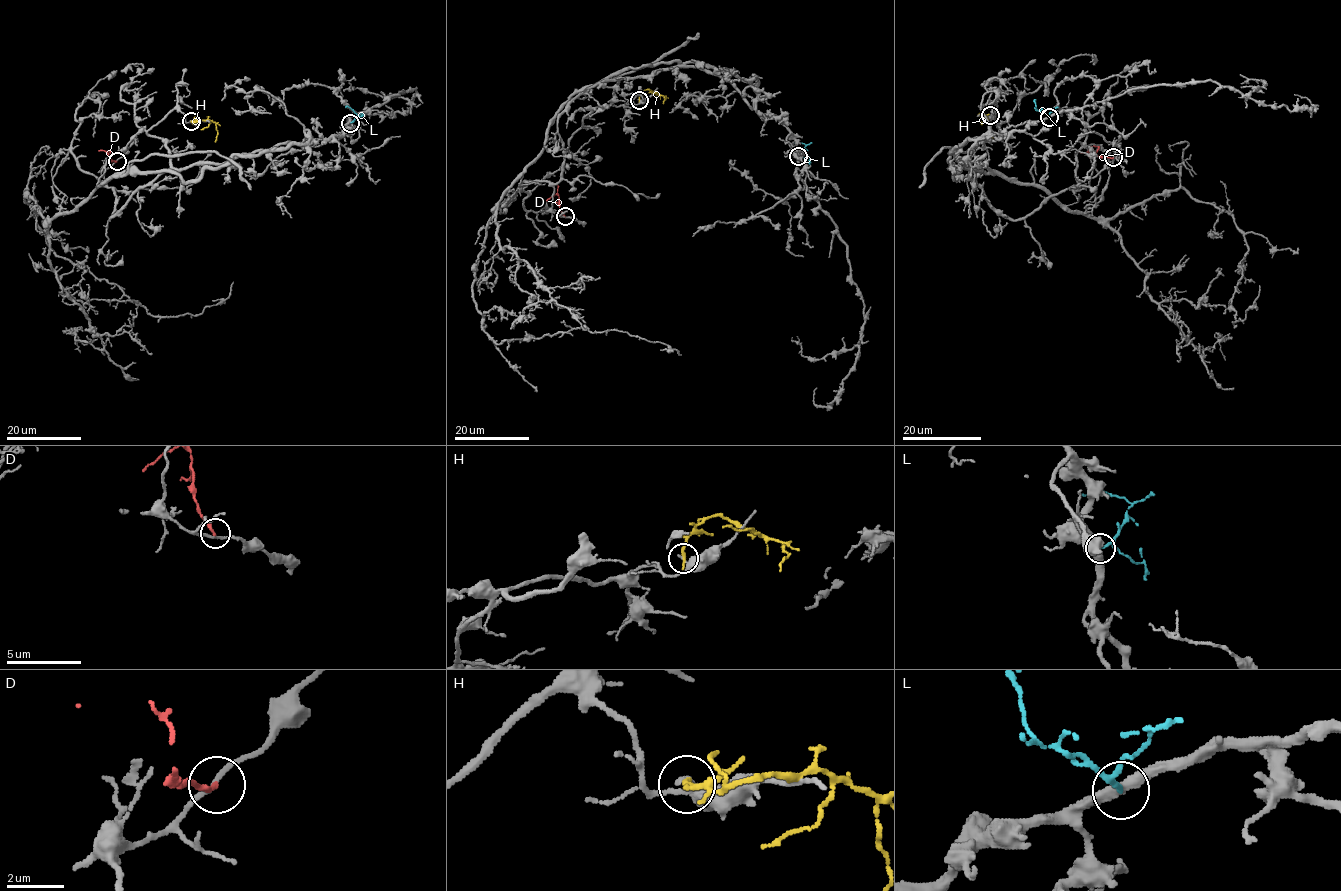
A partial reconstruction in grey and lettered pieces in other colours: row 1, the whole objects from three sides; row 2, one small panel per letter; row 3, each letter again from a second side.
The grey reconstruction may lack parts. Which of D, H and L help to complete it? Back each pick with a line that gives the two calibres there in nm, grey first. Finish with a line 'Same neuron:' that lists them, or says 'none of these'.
Same neuron: none of these

